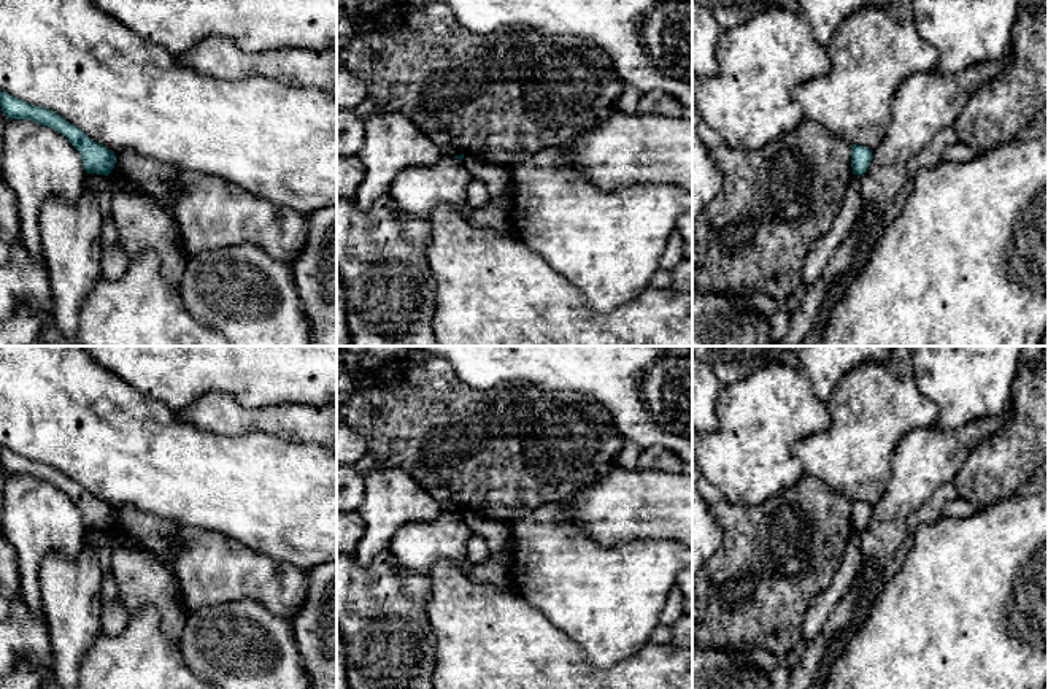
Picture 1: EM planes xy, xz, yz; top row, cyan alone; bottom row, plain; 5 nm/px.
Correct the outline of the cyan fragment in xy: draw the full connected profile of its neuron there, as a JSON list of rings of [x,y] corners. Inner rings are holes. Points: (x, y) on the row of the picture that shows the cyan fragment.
[[[0,92],[0,106],[8,119],[33,121],[37,124],[48,125],[68,138],[79,152],[87,173],[108,176],[114,168],[116,156],[113,151],[89,138],[84,132],[54,111],[33,106],[10,95],[8,92]]]

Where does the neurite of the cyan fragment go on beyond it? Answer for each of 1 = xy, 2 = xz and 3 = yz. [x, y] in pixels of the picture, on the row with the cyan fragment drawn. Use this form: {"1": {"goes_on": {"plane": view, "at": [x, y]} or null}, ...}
{"1": {"goes_on": null}, "2": {"goes_on": null}, "3": {"goes_on": null}}

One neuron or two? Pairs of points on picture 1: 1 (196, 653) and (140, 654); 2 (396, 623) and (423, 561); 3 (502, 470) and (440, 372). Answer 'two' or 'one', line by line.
1: two
2: two
3: one

